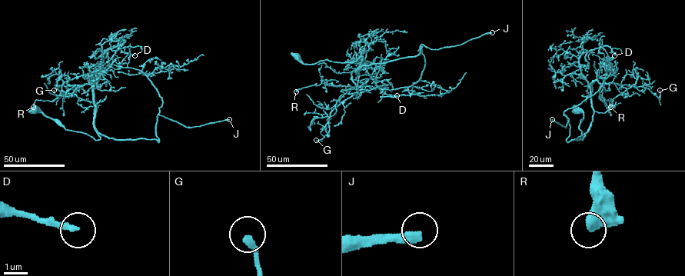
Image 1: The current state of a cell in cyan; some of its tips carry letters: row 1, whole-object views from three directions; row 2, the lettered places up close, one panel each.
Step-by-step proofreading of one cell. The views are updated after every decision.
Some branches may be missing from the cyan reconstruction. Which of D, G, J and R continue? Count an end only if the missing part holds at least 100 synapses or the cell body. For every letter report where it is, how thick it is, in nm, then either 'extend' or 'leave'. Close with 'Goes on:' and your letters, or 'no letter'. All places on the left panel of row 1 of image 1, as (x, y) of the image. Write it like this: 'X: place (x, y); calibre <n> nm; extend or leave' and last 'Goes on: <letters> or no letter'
D: place (134, 55); calibre 220 nm; leave
G: place (54, 90); calibre 220 nm; leave
J: place (229, 119); calibre 320 nm; extend
R: place (33, 107); calibre 600 nm; leave
Goes on: J

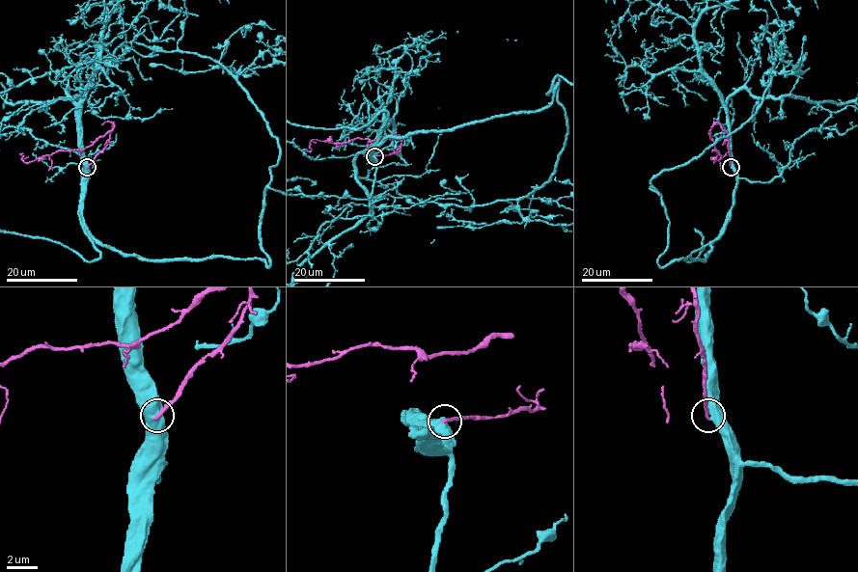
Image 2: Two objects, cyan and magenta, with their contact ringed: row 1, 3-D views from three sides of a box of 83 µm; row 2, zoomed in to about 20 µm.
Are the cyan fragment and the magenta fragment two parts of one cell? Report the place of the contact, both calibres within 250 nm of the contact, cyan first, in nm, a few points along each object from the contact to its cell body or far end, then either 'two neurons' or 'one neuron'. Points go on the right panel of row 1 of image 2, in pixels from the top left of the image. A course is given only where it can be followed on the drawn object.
place (731, 167); calibres 550 and 240 nm; course magenta (731, 167), (727, 133), (716, 122), (709, 129), (712, 149), (717, 151), (713, 162), (725, 153); one neuron

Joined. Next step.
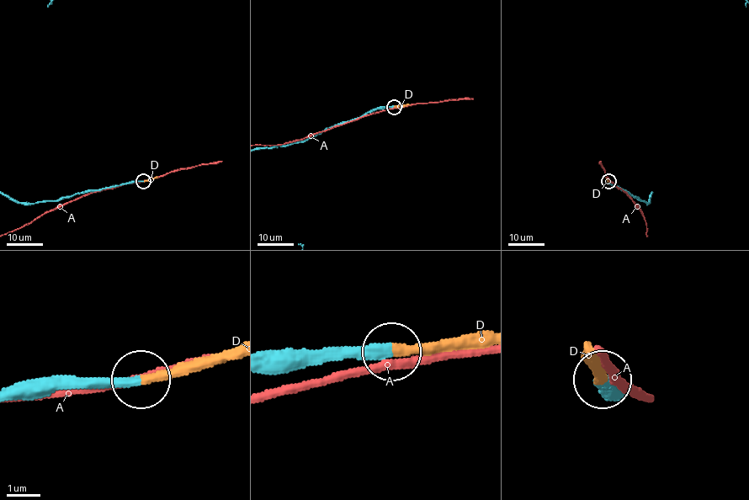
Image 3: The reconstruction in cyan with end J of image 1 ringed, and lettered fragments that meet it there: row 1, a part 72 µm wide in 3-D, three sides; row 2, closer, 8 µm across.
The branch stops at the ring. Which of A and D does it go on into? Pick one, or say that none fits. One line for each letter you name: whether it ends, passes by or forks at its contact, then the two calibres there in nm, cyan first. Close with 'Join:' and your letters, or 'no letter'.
D: it ends | 360/300 nm
Join: D

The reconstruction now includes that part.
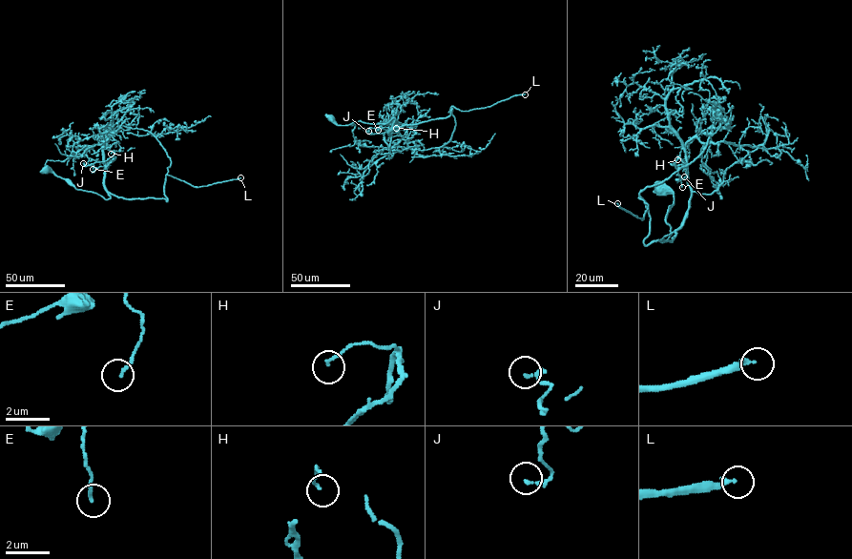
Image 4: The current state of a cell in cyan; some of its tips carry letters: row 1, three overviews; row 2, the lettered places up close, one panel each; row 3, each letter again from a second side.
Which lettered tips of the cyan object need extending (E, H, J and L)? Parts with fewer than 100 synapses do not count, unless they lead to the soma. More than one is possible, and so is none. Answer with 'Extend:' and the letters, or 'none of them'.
Extend: L

